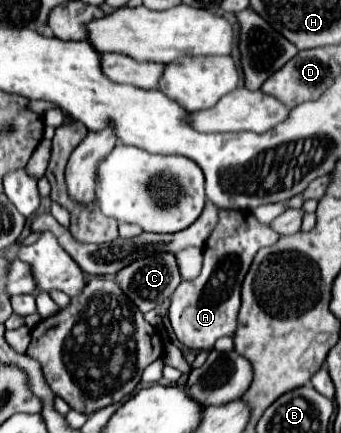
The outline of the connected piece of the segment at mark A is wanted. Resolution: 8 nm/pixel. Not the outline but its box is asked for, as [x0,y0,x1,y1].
[169,210,279,350]

